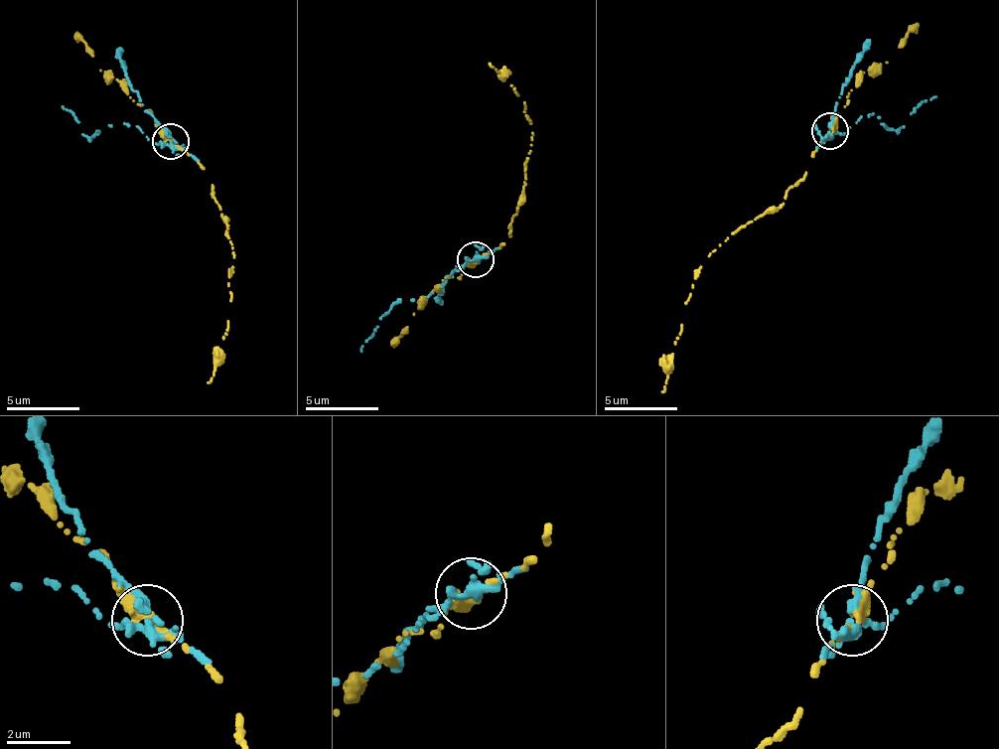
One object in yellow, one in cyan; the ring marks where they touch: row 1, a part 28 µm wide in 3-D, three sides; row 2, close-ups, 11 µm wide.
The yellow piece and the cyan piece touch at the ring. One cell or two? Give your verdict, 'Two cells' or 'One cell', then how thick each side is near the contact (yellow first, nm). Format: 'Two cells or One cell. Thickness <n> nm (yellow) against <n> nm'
Two cells. Thickness 320 nm (yellow) against 280 nm

